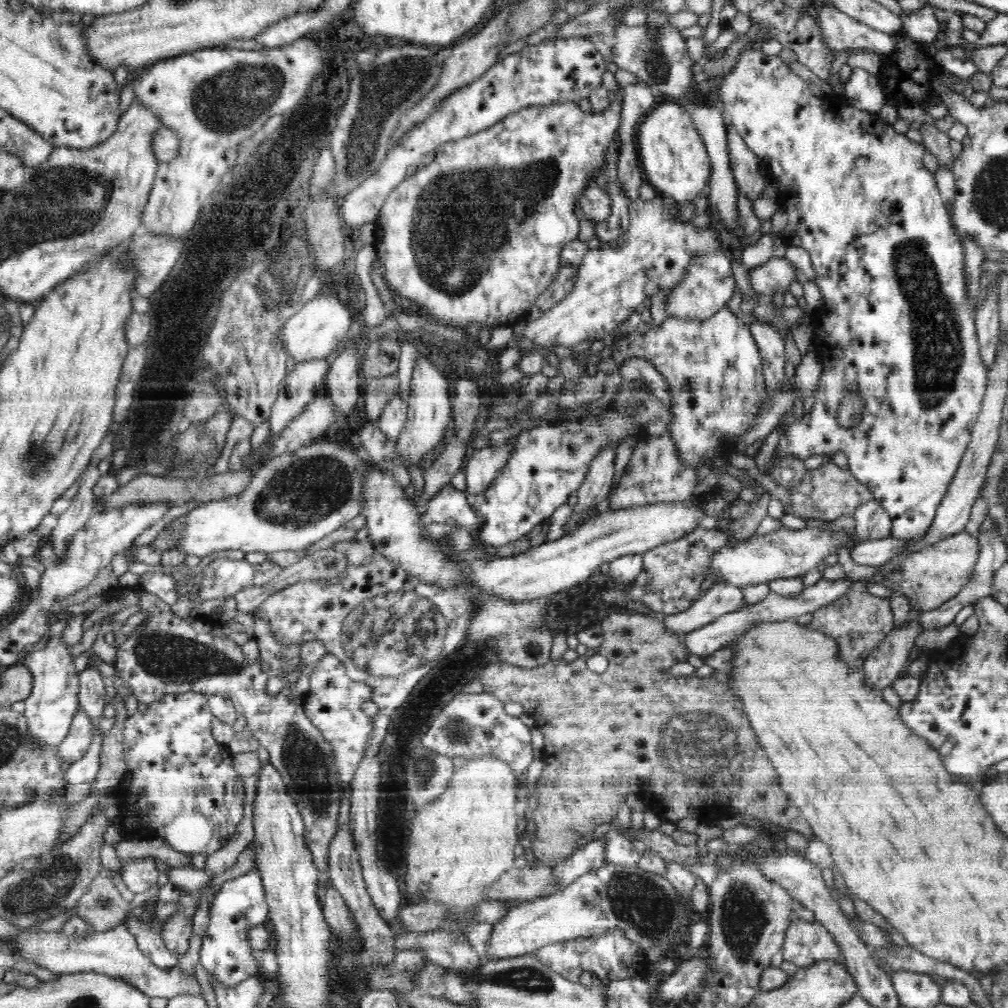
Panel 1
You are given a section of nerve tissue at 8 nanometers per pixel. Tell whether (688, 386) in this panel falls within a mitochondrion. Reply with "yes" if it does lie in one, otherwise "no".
no

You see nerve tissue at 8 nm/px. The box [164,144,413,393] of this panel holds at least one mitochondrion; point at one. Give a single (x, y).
(280, 275)

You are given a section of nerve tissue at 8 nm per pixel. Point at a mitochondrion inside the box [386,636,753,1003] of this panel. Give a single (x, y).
(700, 747)

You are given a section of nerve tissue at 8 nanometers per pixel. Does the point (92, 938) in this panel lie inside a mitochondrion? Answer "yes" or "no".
no

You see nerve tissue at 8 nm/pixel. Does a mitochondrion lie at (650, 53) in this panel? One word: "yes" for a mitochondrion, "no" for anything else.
yes

